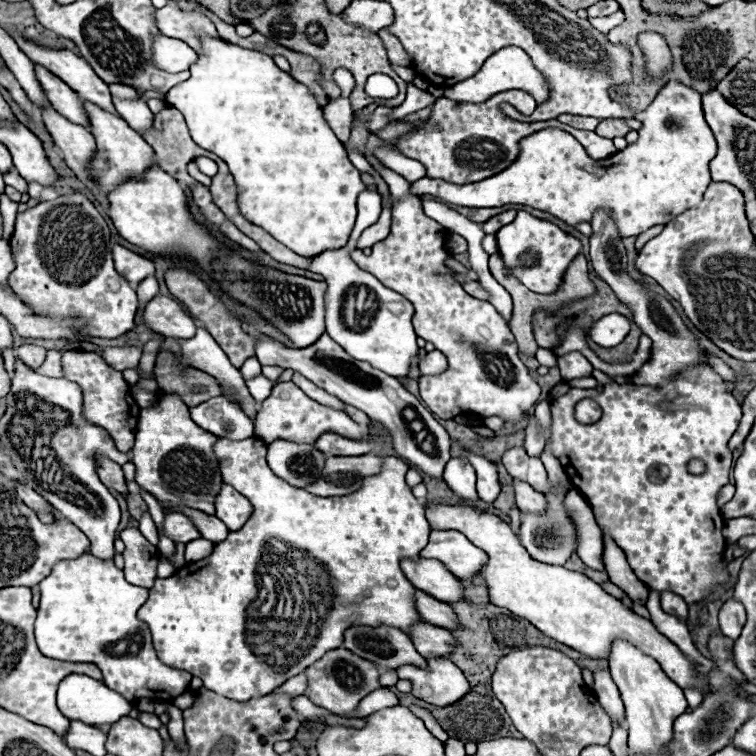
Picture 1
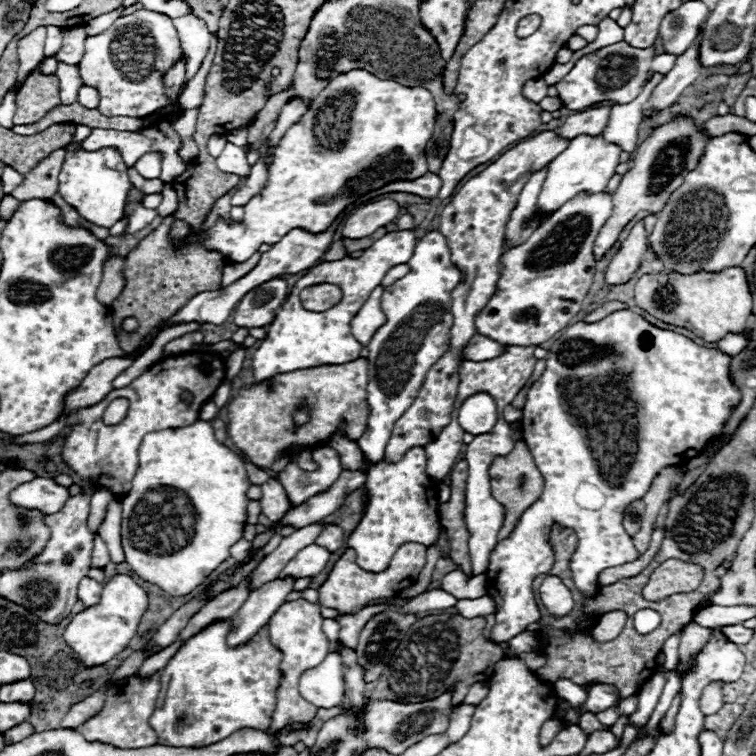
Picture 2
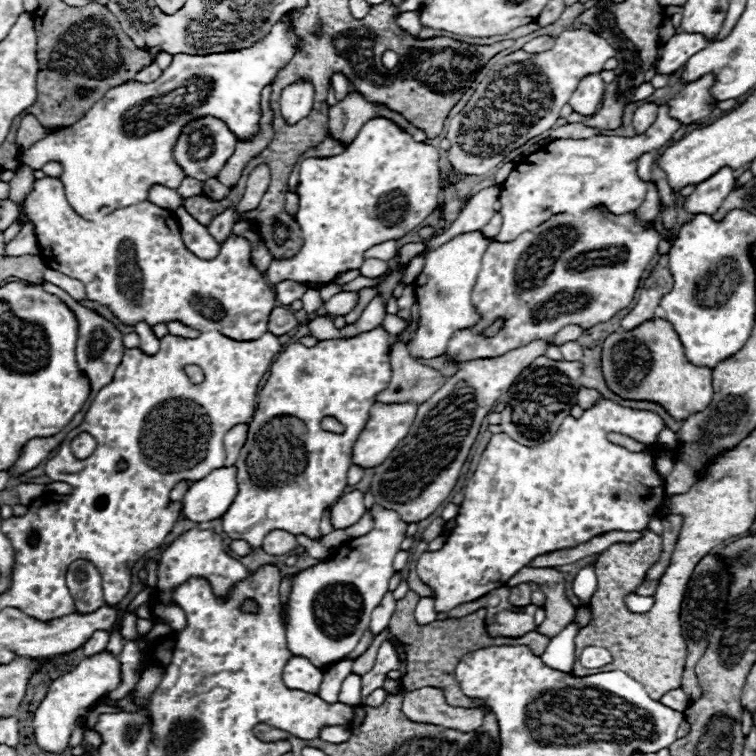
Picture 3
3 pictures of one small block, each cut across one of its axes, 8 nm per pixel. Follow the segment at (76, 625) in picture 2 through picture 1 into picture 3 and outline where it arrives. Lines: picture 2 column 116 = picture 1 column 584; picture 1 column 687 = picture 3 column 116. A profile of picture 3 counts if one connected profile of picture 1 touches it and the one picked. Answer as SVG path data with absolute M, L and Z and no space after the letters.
M100 652L90 658L84 658L78 666L74 666L72 672L66 672L64 676L56 678L38 706L38 712L34 712L34 738L36 744L46 752L62 752L68 748L68 738L74 730L74 722L78 714L88 708L94 700L98 700L104 692L110 692L118 688L122 682L122 670L120 662L112 652Z

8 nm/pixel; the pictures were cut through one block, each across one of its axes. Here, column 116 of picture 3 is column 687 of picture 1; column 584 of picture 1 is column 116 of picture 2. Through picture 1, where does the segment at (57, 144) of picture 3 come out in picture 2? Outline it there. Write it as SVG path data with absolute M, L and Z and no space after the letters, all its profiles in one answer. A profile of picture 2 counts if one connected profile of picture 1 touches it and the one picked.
M80 144L66 146L66 160L58 174L58 194L74 206L88 222L110 228L124 216L124 204L132 182L128 180L128 166L114 148L98 152L82 152Z

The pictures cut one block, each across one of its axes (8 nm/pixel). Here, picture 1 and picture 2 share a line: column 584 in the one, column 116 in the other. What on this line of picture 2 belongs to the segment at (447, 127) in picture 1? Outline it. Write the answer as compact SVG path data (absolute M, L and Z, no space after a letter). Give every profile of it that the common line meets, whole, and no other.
M178 116L162 118L162 120L158 120L158 124L154 124L154 126L150 126L150 128L144 128L144 130L138 130L138 132L120 132L120 130L94 128L92 134L82 142L82 148L88 150L88 152L100 150L100 148L116 148L116 150L122 154L122 158L124 158L124 162L126 162L128 168L134 166L142 154L146 154L146 152L150 152L150 150L160 152L160 154L162 154L162 176L160 176L160 180L162 180L162 182L170 182L170 180L174 180L178 174L182 174L182 172L186 170L186 162L182 162L180 156L178 156L178 152L176 152L176 150L180 148L180 138L178 138L176 130L172 128L174 122L176 122L176 118L178 118Z

